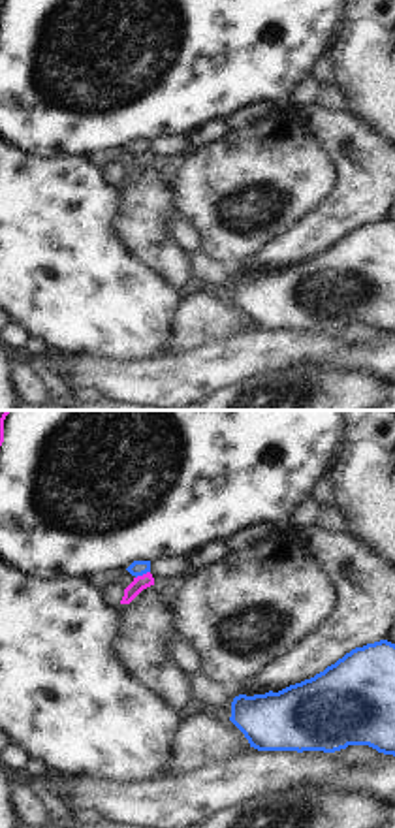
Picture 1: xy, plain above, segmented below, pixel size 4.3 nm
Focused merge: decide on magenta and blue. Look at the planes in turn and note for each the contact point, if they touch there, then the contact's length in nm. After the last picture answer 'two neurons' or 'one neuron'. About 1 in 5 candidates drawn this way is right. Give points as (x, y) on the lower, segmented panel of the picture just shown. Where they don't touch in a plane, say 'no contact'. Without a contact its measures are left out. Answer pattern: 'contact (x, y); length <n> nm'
contact (143, 574); length 70 nm

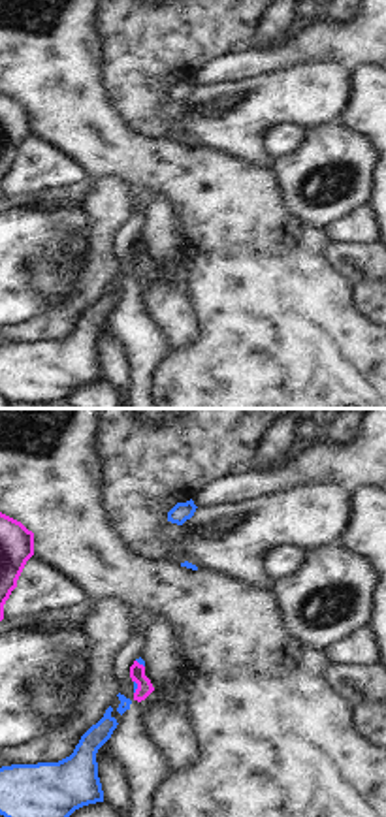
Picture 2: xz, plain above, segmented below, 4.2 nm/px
contact (138, 688); length 60 nm

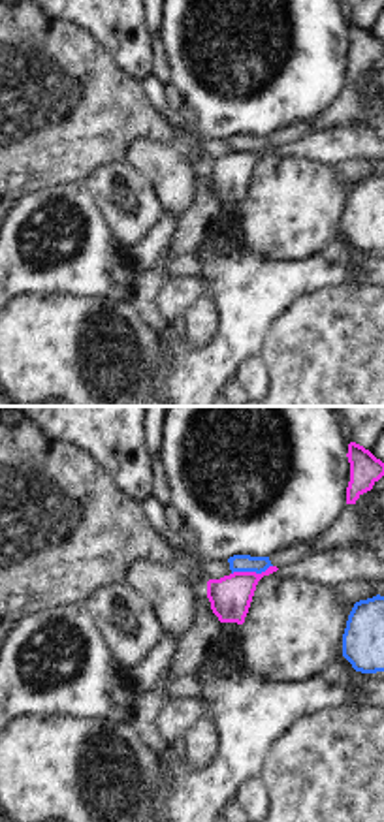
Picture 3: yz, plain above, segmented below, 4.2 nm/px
contact (251, 572); length 180 nm

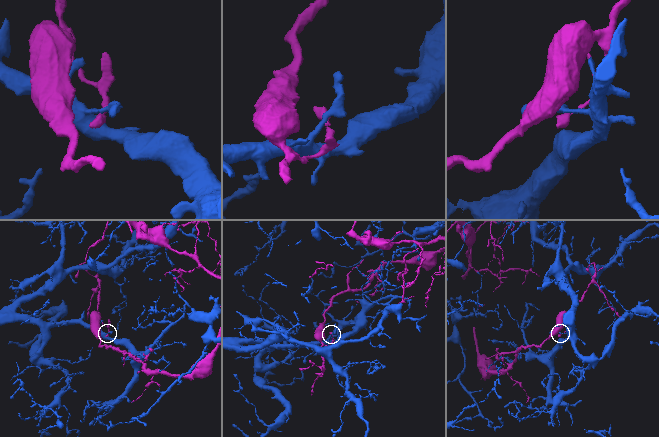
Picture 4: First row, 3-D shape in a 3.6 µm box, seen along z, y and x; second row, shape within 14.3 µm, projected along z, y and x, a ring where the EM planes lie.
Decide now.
two neurons

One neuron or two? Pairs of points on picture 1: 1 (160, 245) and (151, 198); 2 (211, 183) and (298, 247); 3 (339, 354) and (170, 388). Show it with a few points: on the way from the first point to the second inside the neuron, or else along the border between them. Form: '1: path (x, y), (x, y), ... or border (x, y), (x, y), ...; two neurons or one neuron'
1: path (151, 234), (151, 209); one neuron
2: border (315, 207), (241, 258); two neurons
3: path (298, 349), (251, 349), (211, 364); one neuron

